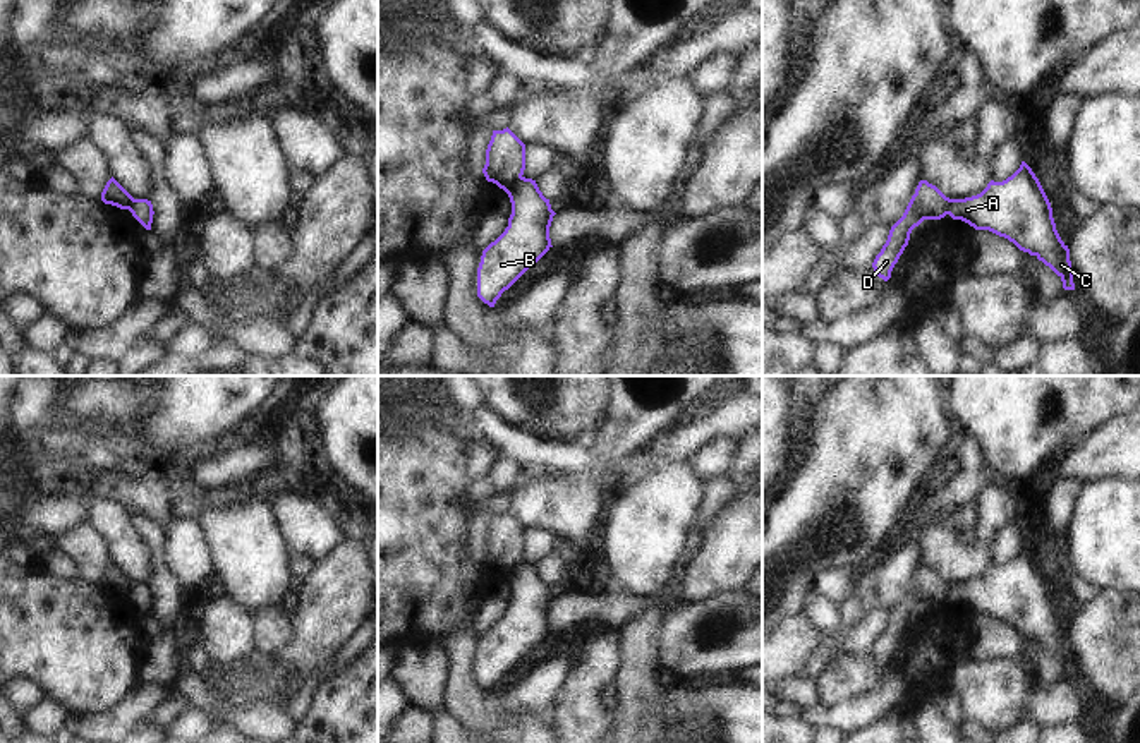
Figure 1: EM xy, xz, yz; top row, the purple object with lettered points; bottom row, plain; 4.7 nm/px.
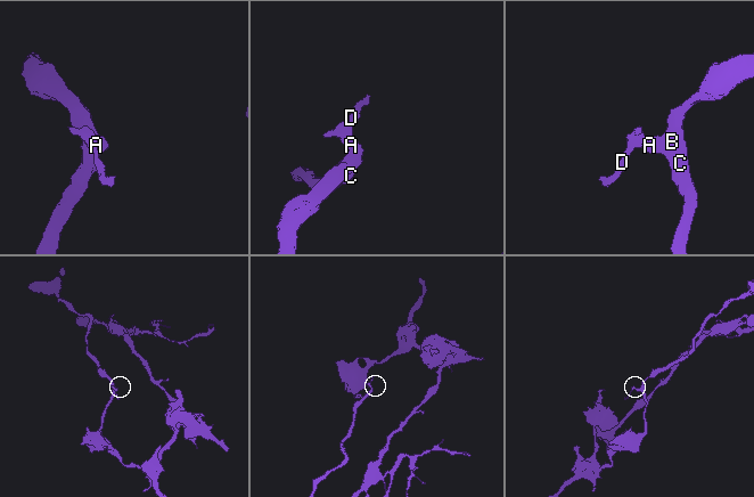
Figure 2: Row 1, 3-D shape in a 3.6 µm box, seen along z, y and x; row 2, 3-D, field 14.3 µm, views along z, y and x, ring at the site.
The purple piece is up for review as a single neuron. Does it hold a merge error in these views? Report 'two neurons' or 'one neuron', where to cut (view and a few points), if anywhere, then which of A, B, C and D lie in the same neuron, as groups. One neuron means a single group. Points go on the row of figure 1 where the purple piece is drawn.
two neurons; cut xz (522, 177), (507, 193); groups A B C / D

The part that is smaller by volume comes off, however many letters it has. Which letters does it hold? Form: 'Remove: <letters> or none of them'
Remove: D

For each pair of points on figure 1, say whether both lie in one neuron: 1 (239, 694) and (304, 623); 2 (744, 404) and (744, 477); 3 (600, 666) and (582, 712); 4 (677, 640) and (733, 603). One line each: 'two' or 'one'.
1: one
2: two
3: one
4: one

